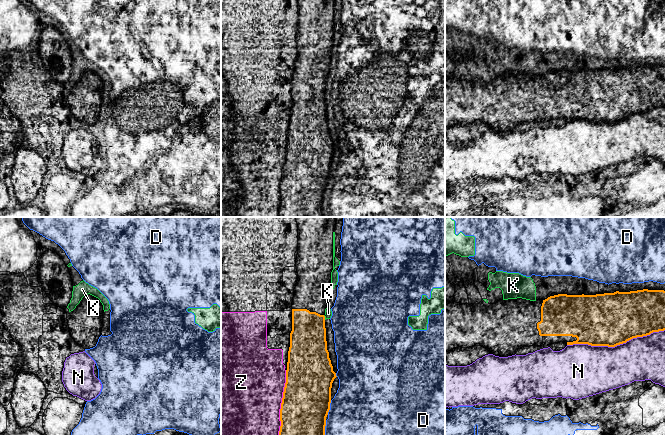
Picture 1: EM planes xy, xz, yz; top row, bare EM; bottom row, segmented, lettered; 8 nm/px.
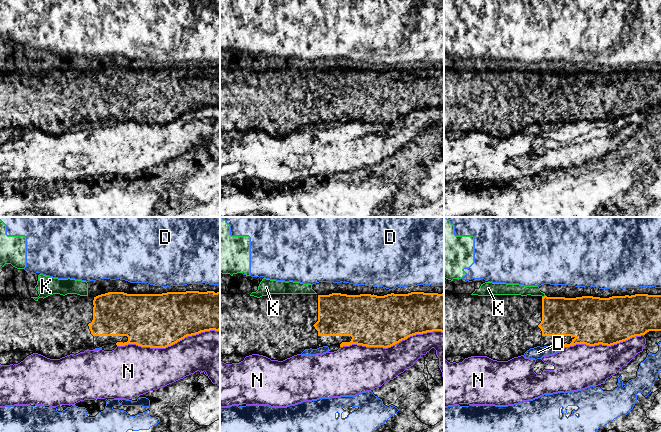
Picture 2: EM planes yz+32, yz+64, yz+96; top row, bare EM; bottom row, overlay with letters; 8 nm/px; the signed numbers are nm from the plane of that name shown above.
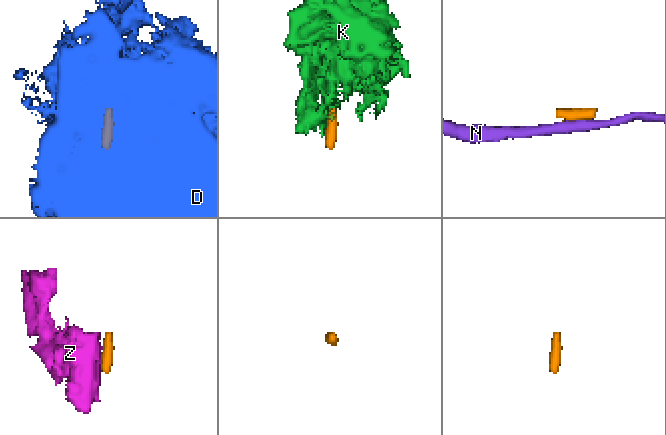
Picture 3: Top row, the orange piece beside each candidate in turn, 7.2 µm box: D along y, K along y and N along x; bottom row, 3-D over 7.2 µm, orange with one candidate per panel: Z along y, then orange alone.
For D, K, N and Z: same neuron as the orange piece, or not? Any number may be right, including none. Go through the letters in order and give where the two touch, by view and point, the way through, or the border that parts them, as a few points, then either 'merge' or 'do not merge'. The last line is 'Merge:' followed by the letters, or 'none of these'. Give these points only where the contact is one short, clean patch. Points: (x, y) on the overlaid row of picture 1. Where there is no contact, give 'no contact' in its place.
D: xz (329, 407) | do not merge
K: xz (324, 317) | along xz (323, 315), (325, 319) | do not merge
N: yz (615, 345) | do not merge
Z: xz (282, 402) | do not merge
Merge: none of these

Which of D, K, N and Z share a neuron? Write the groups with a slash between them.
D K / N / Z

